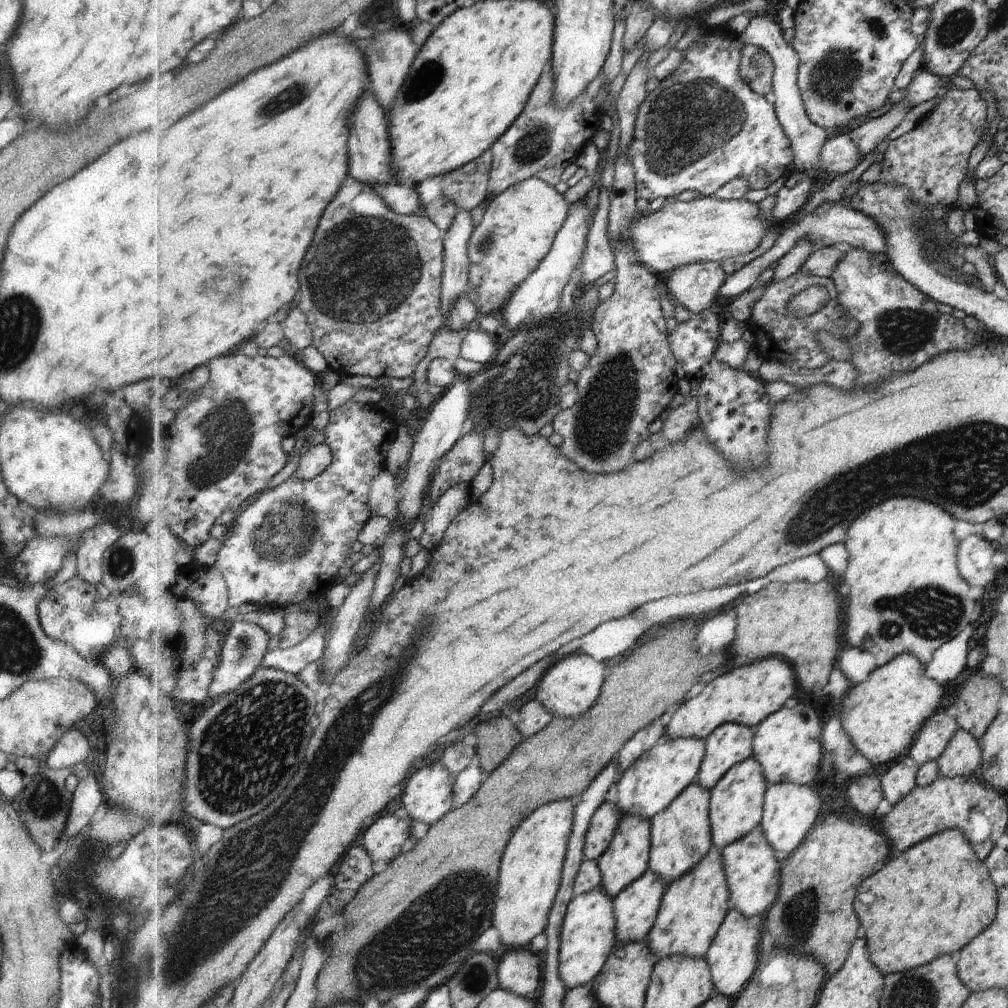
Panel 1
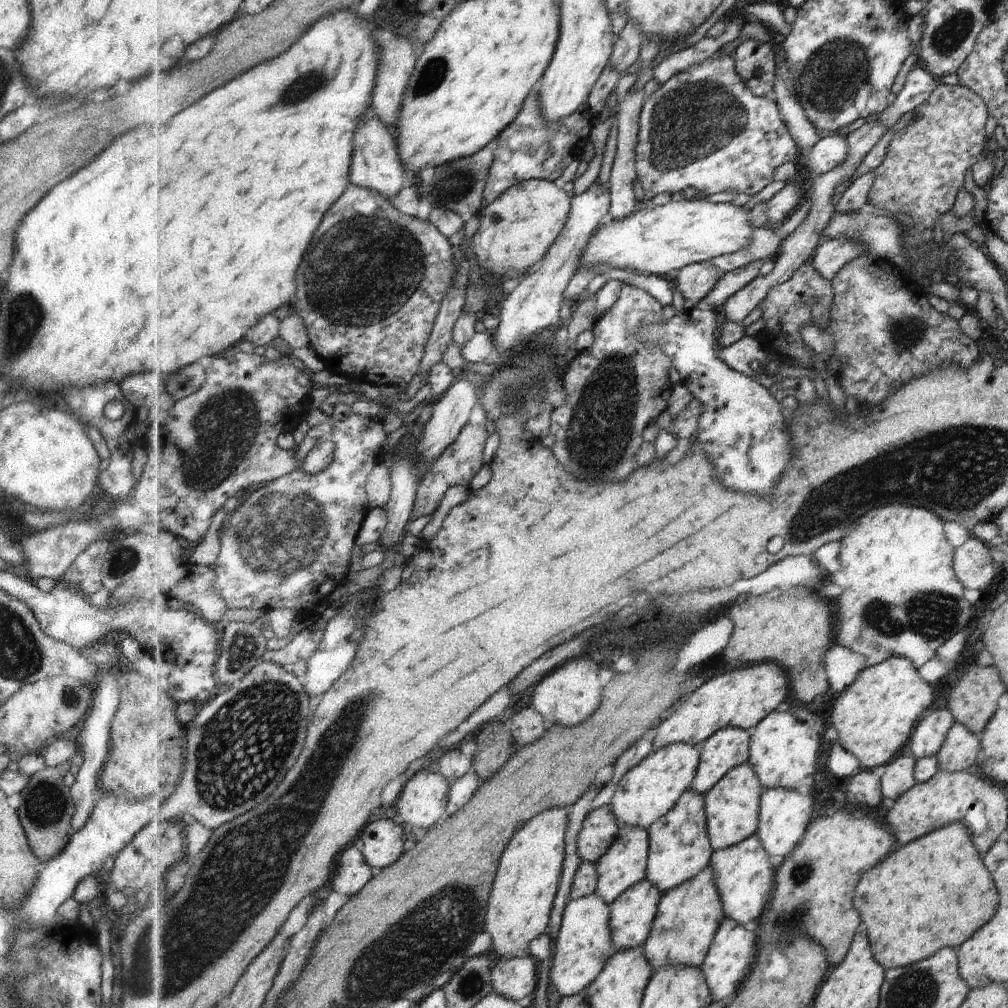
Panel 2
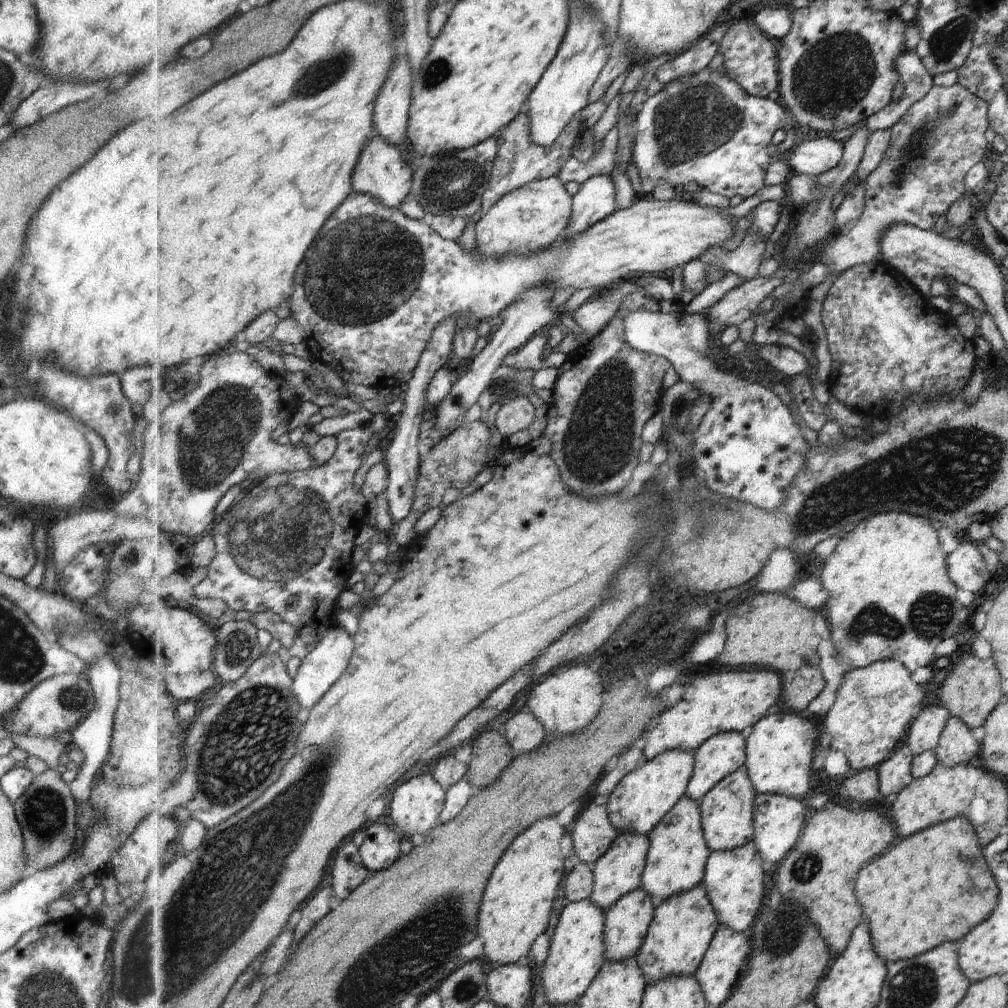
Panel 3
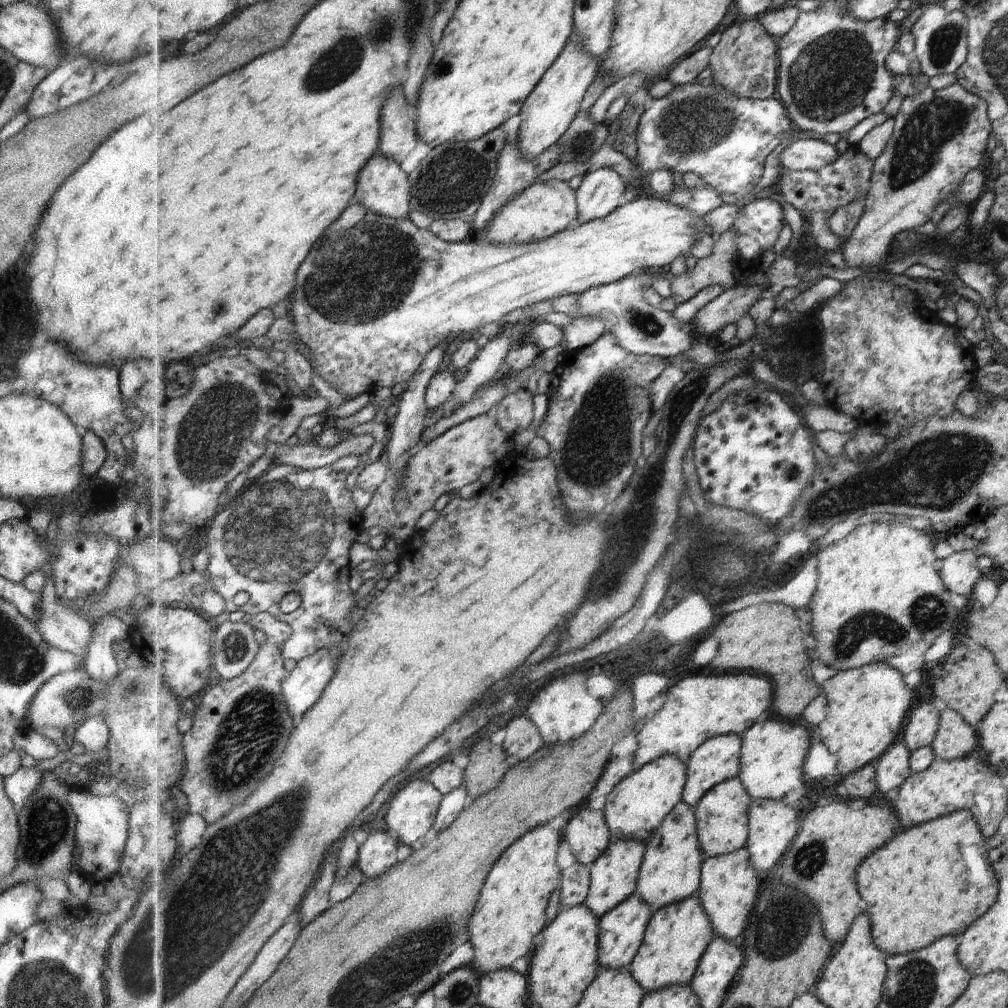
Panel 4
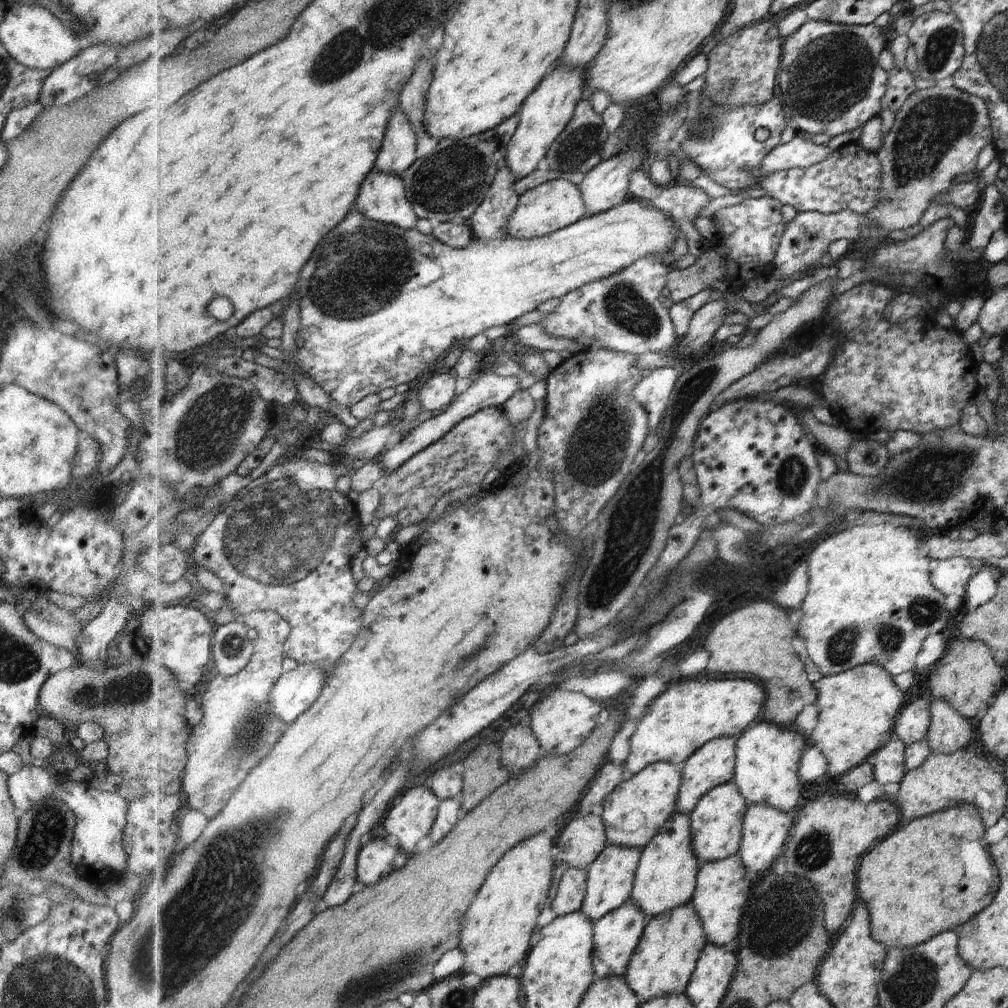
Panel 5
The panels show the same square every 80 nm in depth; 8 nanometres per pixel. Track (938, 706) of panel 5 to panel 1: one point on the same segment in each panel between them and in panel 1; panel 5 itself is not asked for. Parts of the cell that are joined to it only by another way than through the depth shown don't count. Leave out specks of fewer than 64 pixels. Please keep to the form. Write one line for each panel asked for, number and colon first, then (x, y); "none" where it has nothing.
1: (961, 755)
2: (959, 751)
3: (956, 746)
4: (955, 740)

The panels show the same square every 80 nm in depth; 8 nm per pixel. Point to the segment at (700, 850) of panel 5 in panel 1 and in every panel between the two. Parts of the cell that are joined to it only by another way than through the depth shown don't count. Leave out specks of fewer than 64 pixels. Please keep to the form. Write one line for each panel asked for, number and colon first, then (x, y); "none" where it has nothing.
1: (737, 806)
2: (733, 807)
3: (728, 810)
4: (723, 814)

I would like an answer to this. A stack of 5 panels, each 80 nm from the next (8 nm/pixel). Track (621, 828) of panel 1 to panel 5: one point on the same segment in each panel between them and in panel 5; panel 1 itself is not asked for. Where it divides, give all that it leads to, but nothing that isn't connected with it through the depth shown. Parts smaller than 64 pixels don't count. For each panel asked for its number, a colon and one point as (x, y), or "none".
2: (625, 864)
3: (619, 872)
4: (615, 875)
5: (611, 877)

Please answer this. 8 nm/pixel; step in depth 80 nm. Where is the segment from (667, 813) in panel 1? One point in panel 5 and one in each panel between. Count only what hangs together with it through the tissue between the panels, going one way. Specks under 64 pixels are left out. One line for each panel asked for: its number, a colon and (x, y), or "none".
2: (680, 848)
3: (679, 853)
4: (671, 871)
5: (667, 877)

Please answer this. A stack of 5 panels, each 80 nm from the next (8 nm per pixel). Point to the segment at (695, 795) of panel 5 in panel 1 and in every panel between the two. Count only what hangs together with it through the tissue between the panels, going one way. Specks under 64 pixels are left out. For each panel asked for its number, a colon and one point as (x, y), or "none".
1: (732, 743)
2: (729, 747)
3: (723, 754)
4: (719, 759)

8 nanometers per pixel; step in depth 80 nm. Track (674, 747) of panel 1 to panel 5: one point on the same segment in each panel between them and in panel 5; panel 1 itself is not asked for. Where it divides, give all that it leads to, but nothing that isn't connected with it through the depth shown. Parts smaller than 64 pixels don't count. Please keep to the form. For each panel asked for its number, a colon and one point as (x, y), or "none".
2: (647, 792)
3: (643, 798)
4: (638, 805)
5: (636, 811)

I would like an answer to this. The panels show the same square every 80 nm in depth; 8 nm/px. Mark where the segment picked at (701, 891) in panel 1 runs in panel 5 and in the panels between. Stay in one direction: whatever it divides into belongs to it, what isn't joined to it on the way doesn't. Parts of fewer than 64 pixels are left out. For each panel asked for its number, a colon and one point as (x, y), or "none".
2: (689, 915)
3: (685, 924)
4: (678, 936)
5: (665, 961)

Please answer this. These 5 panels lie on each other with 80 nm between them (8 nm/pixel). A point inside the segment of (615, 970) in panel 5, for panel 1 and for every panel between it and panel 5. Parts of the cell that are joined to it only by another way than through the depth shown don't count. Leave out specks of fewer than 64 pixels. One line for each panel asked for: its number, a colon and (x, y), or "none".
1: (636, 909)
2: (633, 913)
3: (628, 921)
4: (622, 931)

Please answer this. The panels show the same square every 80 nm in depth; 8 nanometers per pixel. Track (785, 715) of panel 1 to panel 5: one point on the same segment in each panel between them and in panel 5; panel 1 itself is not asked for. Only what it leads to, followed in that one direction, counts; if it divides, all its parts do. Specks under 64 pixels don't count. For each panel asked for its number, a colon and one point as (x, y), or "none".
2: (784, 747)
3: (780, 751)
4: (773, 751)
5: (769, 756)

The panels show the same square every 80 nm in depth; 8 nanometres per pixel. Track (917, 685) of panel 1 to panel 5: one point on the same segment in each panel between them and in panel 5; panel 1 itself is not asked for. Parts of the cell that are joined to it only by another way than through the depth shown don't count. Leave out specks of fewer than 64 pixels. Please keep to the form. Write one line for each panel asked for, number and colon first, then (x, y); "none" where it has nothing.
2: (875, 717)
3: (875, 706)
4: (869, 706)
5: (858, 709)

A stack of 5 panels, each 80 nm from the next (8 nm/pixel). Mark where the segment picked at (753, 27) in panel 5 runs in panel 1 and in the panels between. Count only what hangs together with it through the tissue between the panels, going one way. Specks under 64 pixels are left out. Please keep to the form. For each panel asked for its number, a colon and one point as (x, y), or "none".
1: (758, 67)
2: (756, 62)
3: (750, 59)
4: (745, 61)

